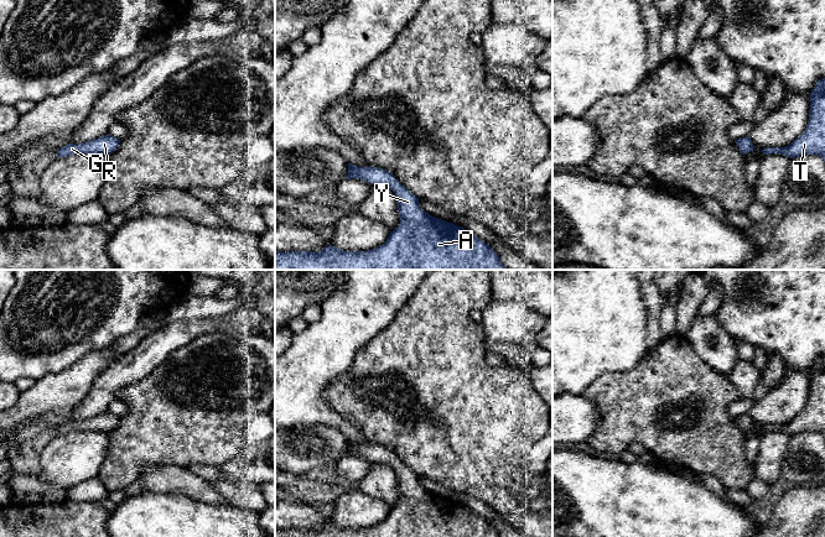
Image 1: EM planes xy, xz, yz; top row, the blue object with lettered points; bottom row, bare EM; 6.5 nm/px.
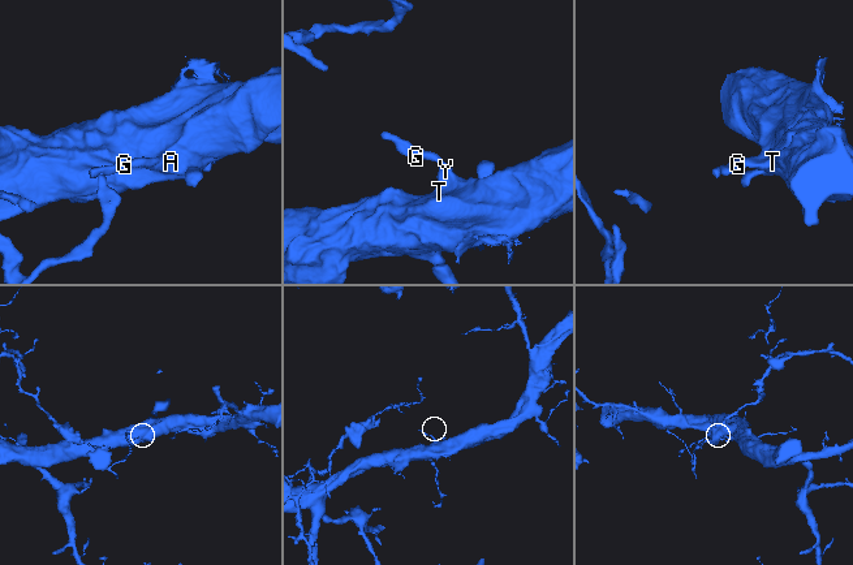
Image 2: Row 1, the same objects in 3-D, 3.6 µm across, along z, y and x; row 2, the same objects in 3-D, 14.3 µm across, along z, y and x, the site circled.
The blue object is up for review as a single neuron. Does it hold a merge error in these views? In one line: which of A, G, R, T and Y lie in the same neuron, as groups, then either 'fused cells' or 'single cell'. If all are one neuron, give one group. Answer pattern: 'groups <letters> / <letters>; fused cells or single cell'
groups A G R T Y; single cell

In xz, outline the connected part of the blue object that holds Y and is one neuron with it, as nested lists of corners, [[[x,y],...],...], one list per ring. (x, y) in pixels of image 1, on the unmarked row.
[[[348,439],[346,457],[362,457],[374,463],[389,464],[396,473],[400,502],[390,509],[386,518],[368,528],[343,528],[331,521],[320,530],[275,528],[275,537],[500,537],[494,527],[473,510],[435,495],[419,484],[419,475],[410,470],[393,450],[378,444],[358,444]]]

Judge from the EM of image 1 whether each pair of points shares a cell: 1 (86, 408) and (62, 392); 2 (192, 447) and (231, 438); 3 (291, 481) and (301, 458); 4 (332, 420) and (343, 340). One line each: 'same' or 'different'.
1: different
2: same
3: different
4: same

